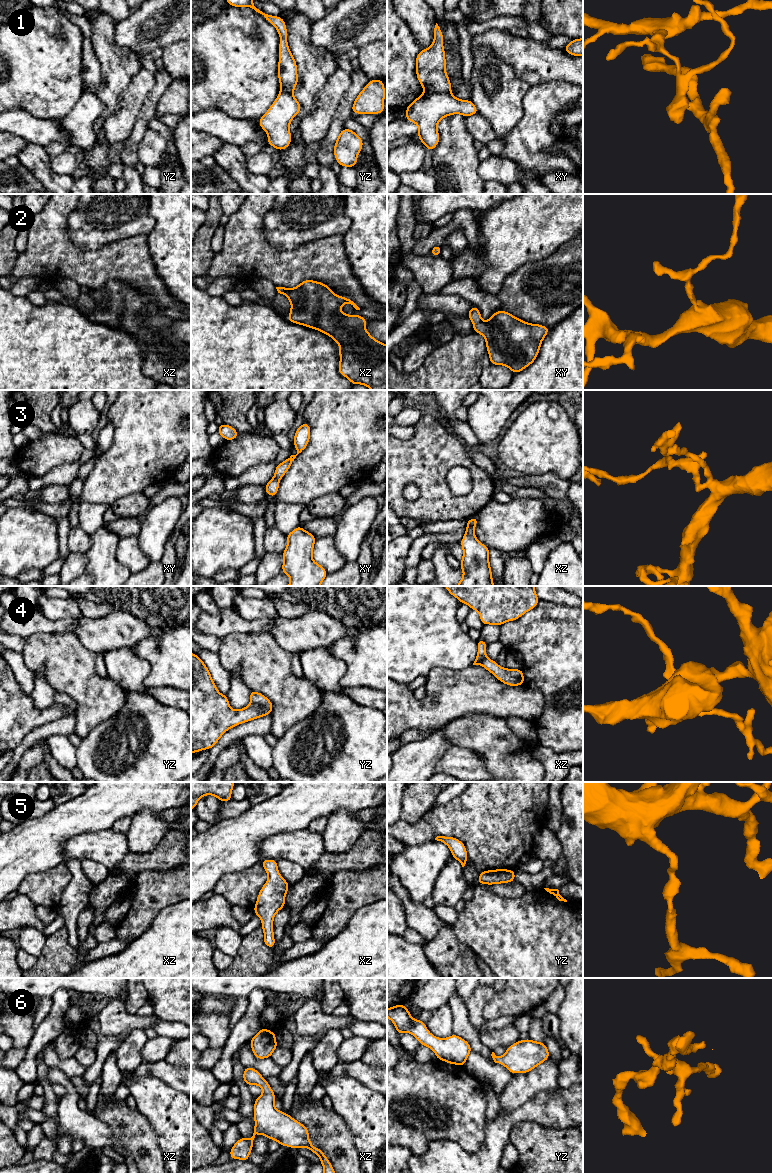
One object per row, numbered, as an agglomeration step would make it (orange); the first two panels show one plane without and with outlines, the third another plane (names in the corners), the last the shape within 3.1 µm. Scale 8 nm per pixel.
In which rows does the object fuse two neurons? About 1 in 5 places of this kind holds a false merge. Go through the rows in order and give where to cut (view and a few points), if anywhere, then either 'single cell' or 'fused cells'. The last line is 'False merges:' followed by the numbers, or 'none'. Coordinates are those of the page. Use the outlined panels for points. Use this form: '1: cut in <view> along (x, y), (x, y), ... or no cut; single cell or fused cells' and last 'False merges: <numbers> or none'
1: cut in xy along (425, 90), (449, 93); fused cells
2: no cut; single cell
3: cut in xy along (274, 476), (278, 481); fused cells
4: cut in yz along (251, 702), (262, 705), (270, 713); fused cells
5: no cut; single cell
6: no cut; single cell
False merges: 1, 3, 4

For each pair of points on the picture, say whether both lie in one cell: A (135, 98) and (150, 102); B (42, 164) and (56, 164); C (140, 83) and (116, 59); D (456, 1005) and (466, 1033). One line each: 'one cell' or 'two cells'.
A: two cells
B: two cells
C: two cells
D: one cell

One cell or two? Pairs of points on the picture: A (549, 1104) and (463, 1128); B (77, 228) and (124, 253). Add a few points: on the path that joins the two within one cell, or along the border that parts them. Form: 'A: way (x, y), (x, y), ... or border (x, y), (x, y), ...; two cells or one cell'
A: border (486, 1124), (485, 1138), (480, 1147); two cells
B: border (129, 236), (110, 241), (99, 248), (84, 250); two cells

